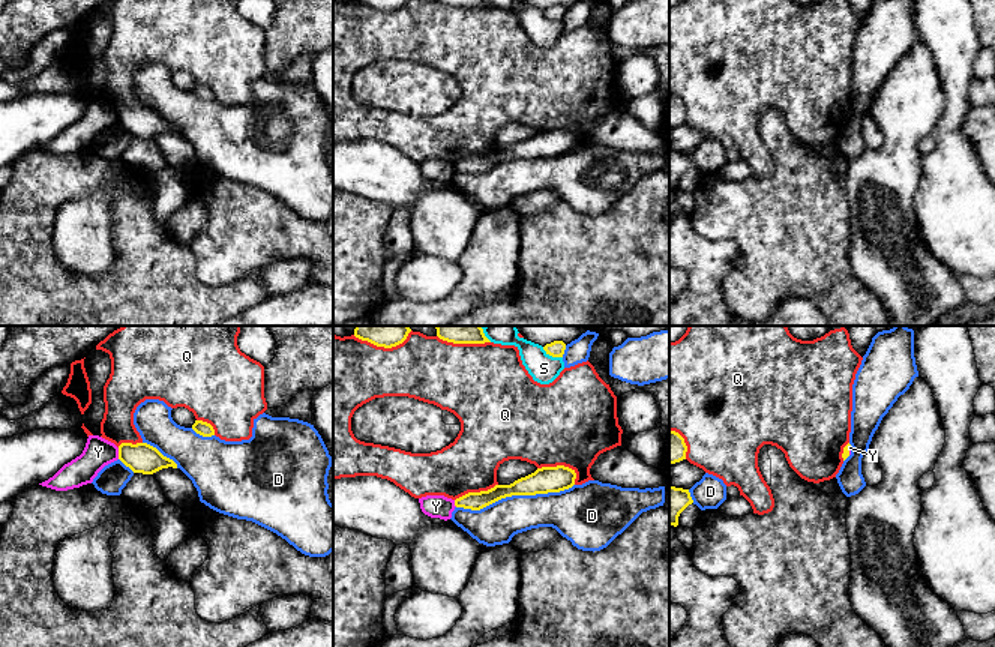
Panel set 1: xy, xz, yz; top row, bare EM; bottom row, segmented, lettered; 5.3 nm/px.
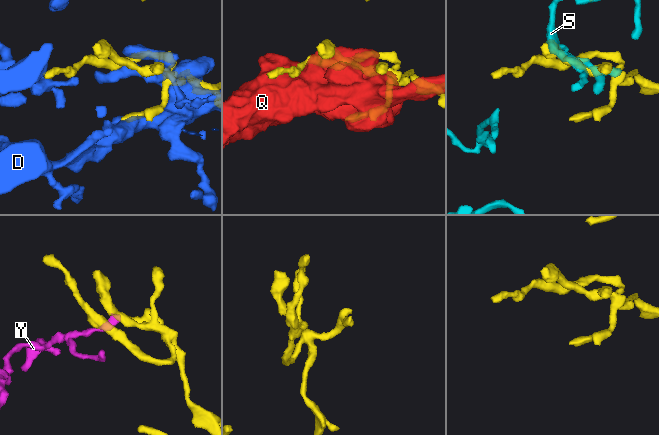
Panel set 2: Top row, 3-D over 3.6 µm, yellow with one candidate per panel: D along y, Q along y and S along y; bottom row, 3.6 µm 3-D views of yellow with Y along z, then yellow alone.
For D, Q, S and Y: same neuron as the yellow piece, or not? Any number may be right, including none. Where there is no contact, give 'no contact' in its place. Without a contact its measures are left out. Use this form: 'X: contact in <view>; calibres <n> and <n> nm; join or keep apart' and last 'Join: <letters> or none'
D: contact in xz; calibres 140 and 220 nm; keep apart
Q: contact in xz; calibres 140 and 460 nm; keep apart
S: contact in xz; calibres 90 and 160 nm; keep apart
Y: contact in xy; calibres 160 and 160 nm; keep apart
Join: none

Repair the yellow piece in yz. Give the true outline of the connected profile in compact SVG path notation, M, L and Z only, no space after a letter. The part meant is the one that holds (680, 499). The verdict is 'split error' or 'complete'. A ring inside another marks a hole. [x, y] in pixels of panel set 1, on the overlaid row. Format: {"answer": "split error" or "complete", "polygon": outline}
{"answer": "complete", "polygon": "M669 485L669 525L677 527L680 513L692 503L689 489Z"}

